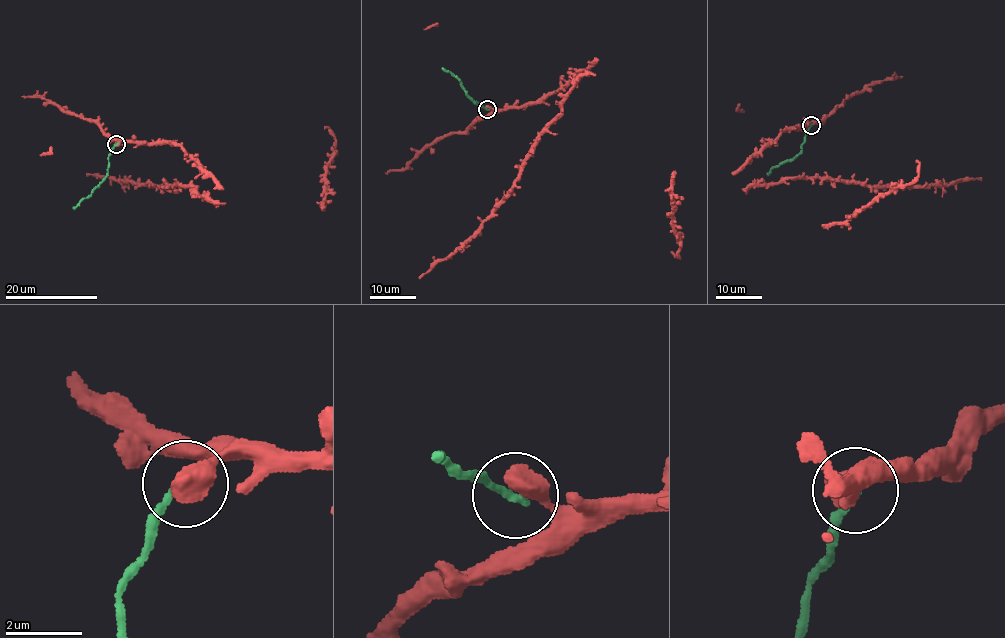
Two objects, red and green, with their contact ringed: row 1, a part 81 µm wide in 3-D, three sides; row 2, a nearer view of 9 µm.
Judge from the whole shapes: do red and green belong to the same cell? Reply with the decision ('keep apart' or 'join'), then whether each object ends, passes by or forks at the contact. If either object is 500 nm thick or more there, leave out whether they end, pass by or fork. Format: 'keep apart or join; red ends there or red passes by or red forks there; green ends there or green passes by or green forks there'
keep apart

